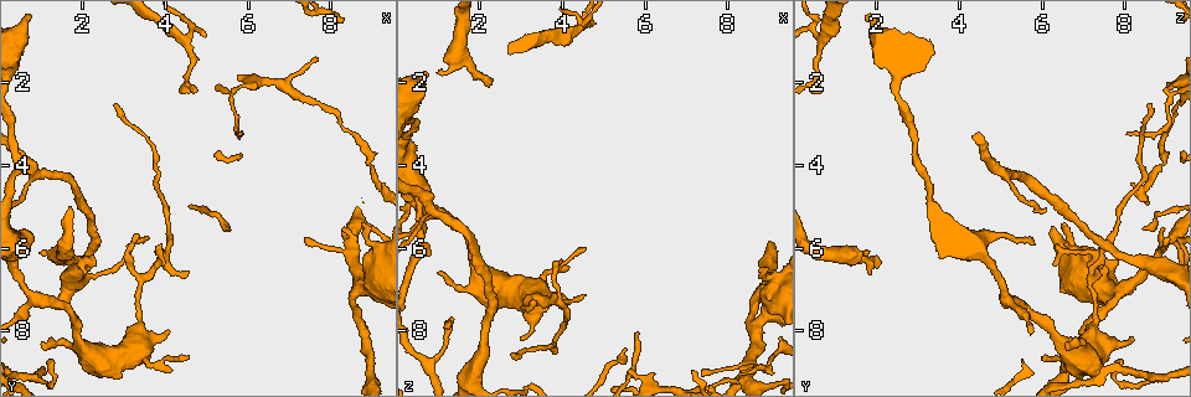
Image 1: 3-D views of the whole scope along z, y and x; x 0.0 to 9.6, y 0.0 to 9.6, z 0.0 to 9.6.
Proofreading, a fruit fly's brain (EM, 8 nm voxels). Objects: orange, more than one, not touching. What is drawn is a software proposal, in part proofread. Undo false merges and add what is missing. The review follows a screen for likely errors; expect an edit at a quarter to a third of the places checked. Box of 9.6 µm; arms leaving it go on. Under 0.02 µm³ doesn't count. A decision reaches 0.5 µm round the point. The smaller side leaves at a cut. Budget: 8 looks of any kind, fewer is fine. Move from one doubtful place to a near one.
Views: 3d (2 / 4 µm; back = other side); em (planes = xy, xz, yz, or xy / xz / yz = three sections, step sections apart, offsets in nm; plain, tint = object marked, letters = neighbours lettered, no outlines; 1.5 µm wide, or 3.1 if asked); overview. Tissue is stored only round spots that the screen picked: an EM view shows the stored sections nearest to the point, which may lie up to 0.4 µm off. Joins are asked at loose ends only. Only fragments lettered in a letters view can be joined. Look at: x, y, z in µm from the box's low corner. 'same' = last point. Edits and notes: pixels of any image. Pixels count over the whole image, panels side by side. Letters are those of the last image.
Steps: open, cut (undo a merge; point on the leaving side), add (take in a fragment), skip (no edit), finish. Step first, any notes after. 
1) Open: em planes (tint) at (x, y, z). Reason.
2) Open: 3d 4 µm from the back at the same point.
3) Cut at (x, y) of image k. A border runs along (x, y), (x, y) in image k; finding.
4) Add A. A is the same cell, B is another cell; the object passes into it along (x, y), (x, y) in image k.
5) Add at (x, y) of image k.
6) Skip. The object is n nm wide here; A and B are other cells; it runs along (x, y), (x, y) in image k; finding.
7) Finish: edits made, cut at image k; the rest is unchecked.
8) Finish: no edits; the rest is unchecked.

Open: em 3.1 µm planes (letters) at (2.35, 6.40, 2.00). Free end.

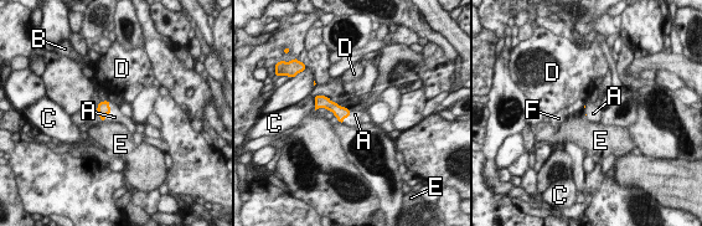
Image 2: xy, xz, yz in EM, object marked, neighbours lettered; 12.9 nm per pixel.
Add A. A is the same cell, B, C, D, E and F are other cells; the object passes into it along (103, 107), (109, 113), (114, 117) in image 2; it goes on there.

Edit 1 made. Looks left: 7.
Open: overview. Redraw.

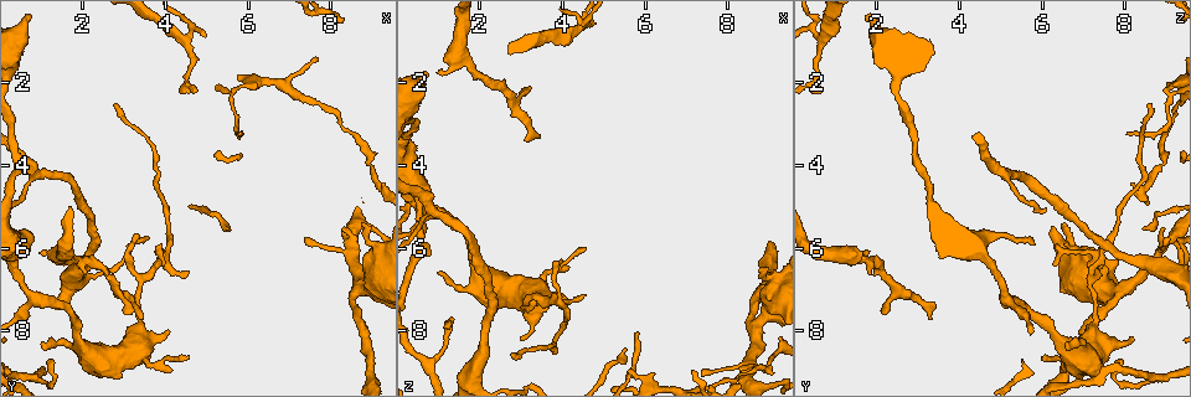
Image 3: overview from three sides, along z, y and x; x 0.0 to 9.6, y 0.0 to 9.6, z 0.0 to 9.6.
Open: em planes (letters) at (3.40, 7.70, 3.35). An open end.

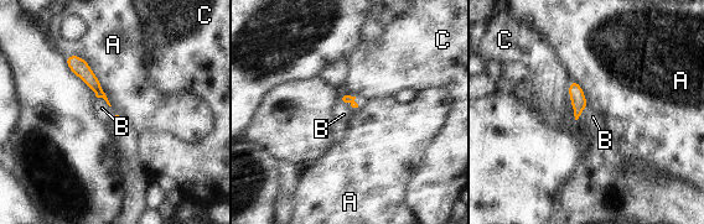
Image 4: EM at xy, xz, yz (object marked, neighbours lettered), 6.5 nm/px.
Skip. A, B and C are other cells; a border runs along (97, 97), (101, 97), (109, 105) in image 4; none of them fits.

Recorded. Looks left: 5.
Open: em yz step 8 (tint) at (4.50, 8.55, 6.00). Free end.

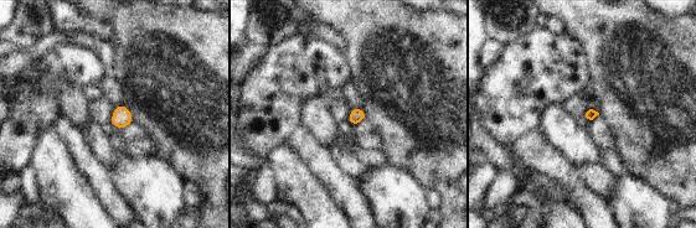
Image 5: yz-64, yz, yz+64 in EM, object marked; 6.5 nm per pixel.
Open: em planes (letters) at the same point. Cut it another way.

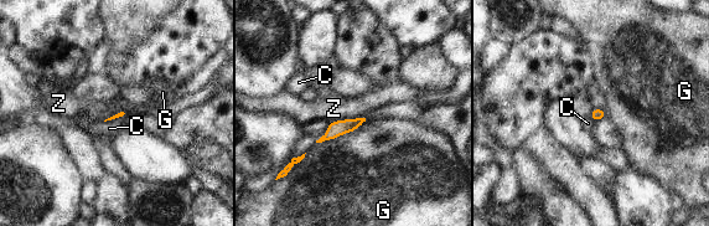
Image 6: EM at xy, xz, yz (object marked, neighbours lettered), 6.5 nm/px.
Skip. The longest contact is with G, 280 nm; C, G and Z are other cells; a border runs along (365, 117), (337, 119), (329, 123) in image 6; none of them fits.

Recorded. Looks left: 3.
Finish: edits made, add at image 2; the rest is unchecked.

